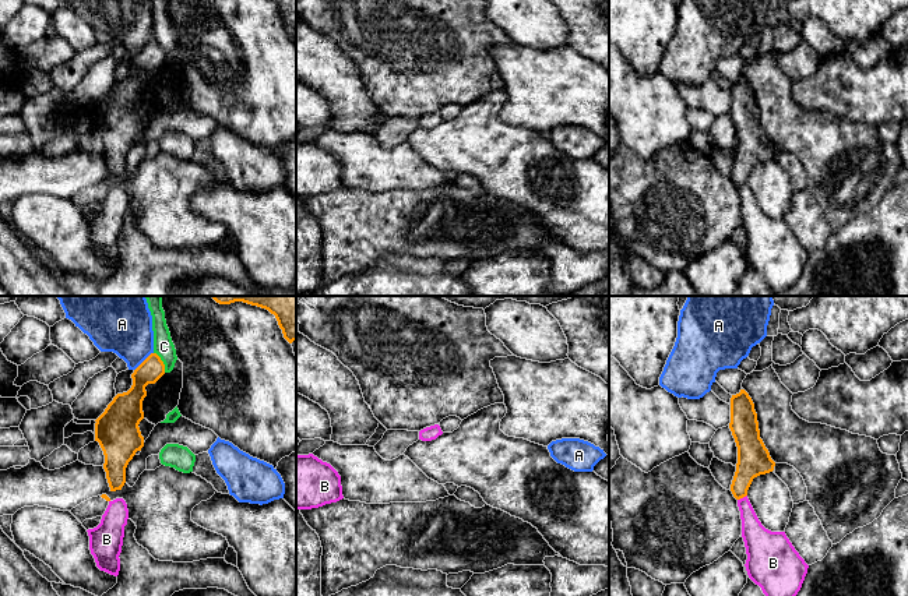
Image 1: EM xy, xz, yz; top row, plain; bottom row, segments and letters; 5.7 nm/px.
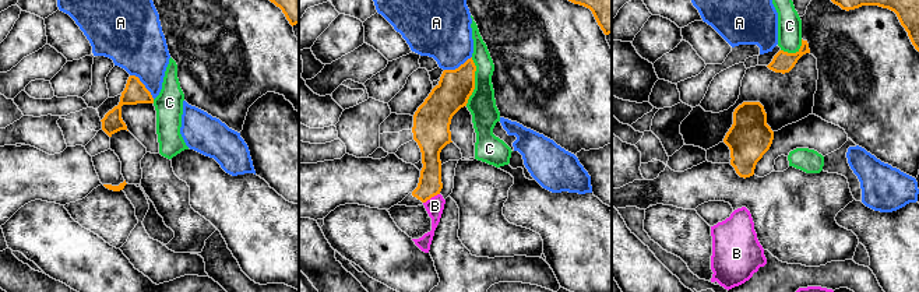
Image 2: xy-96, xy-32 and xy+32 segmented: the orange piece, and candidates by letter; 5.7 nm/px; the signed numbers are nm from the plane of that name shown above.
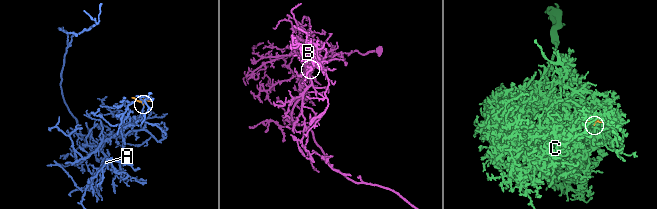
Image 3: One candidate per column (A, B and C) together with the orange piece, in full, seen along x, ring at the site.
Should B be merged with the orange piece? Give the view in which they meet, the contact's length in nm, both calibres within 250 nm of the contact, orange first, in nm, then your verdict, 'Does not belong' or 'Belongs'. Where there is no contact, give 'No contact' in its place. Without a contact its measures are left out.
Touches orange in yz. Shared border 70 nm. Thickness 190 nm (orange) against 150 nm. Does not belong

